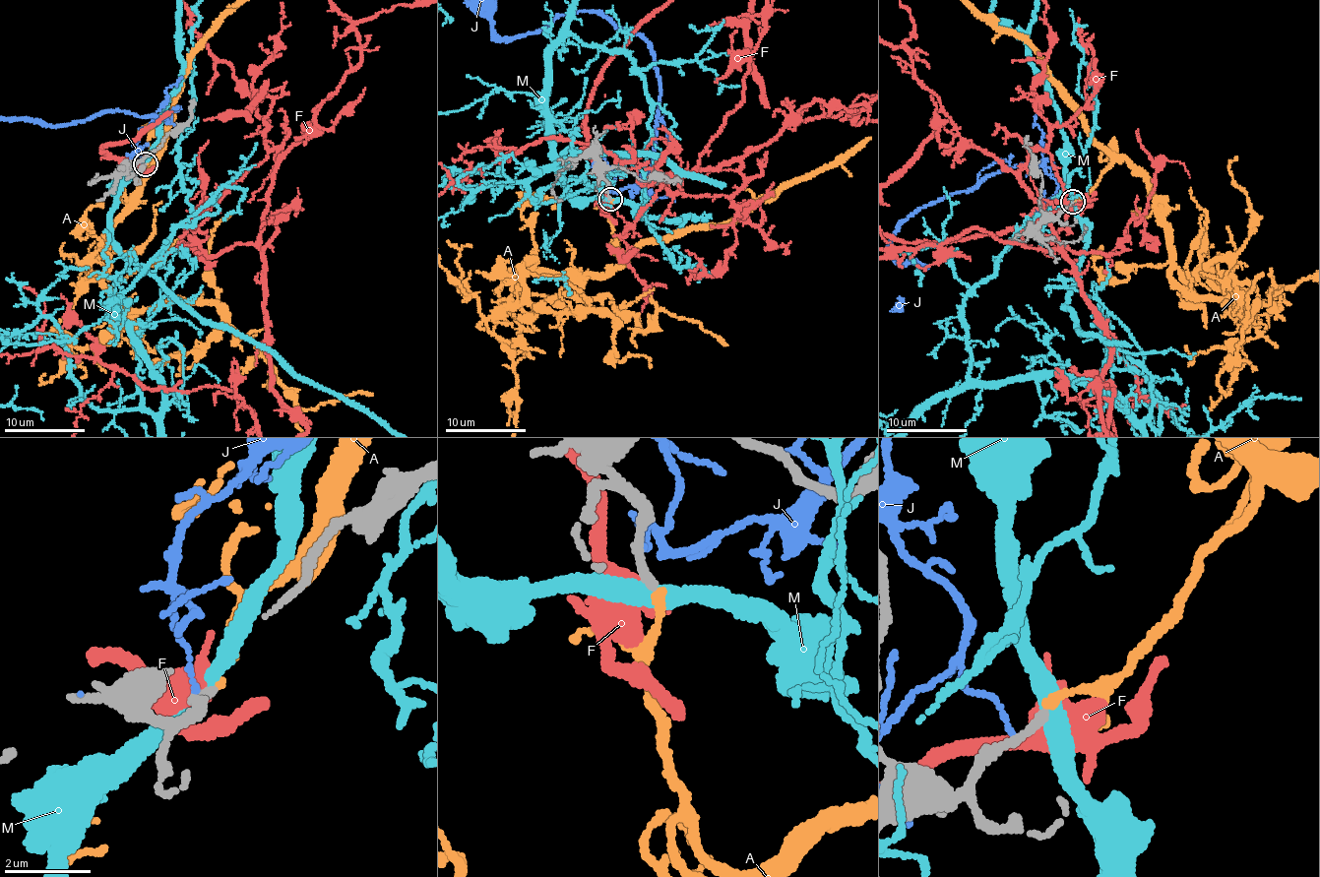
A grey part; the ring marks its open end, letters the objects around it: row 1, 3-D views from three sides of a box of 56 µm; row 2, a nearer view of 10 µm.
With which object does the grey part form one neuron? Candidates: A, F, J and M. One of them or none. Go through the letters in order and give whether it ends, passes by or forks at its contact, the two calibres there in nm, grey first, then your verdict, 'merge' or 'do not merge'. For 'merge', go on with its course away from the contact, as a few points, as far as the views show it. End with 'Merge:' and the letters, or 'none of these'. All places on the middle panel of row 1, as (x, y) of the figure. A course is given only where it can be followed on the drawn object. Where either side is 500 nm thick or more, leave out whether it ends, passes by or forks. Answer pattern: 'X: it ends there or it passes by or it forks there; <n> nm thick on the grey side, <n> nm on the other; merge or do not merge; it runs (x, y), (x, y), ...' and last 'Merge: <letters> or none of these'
A: it ends there; 220 nm thick on the grey side, 200 nm on the other; merge
F: it forks there; 240 nm thick on the grey side, 400 nm on the other; do not merge
J: it ends there; 280 nm thick on the grey side, 90 nm on the other; do not merge
M: it passes by; 240 nm thick on the grey side, 360 nm on the other; do not merge
Merge: A

